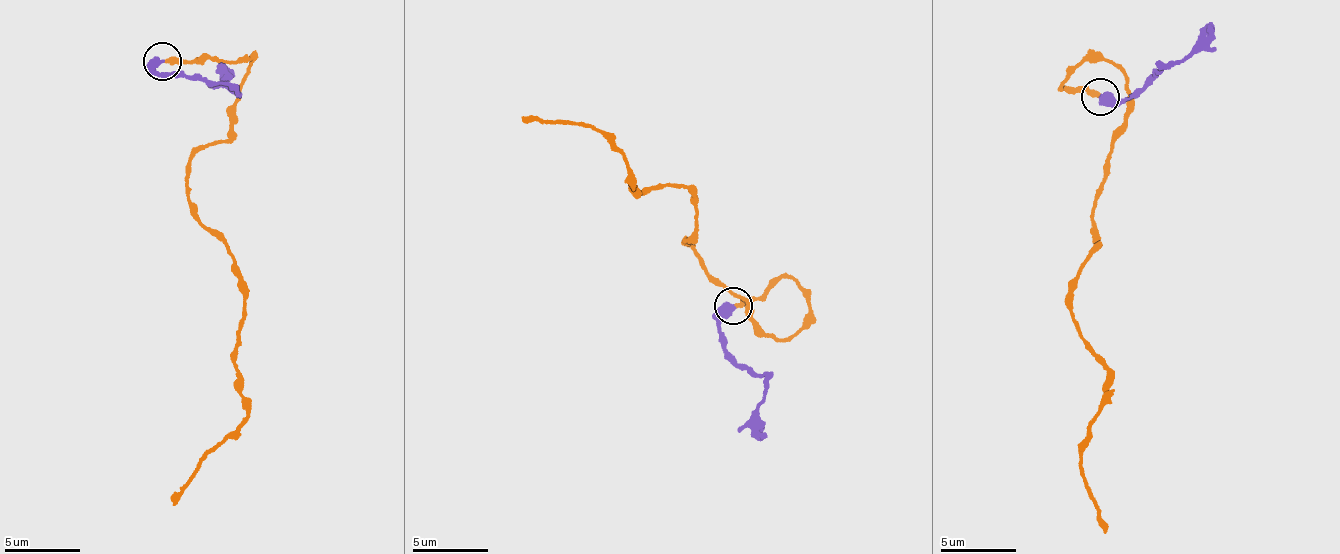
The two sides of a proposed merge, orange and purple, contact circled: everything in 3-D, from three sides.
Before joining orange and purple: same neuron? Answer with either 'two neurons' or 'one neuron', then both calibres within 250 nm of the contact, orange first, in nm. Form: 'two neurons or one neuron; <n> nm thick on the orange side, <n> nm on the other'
one neuron; 320 nm thick on the orange side, 500 nm on the other

